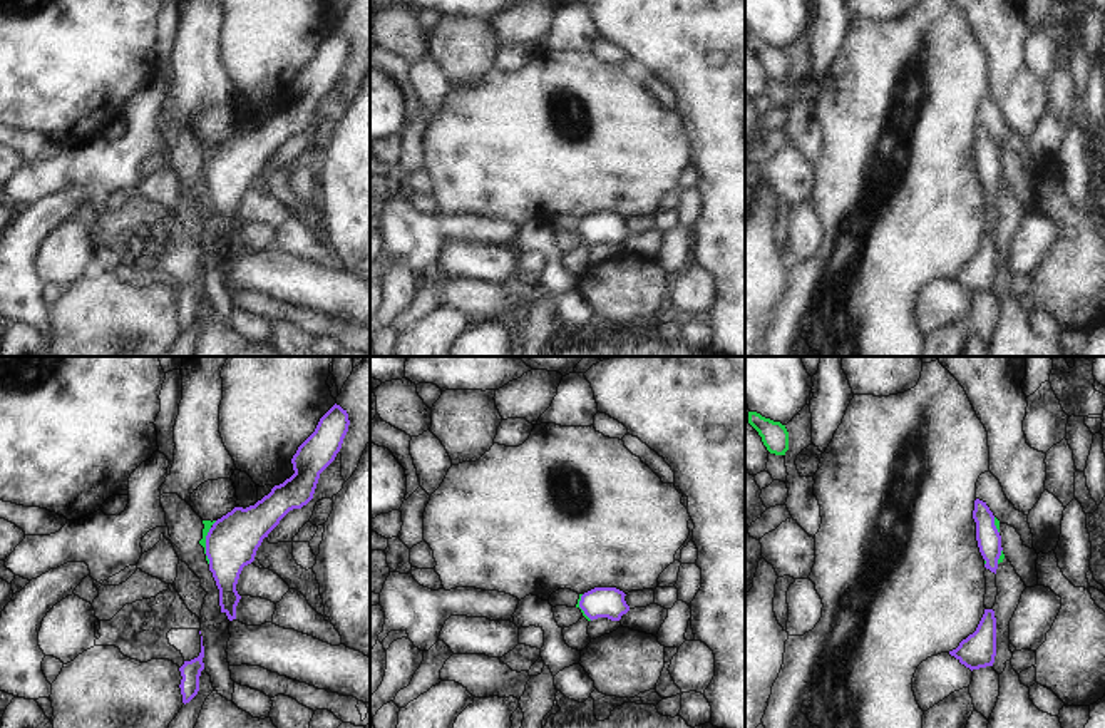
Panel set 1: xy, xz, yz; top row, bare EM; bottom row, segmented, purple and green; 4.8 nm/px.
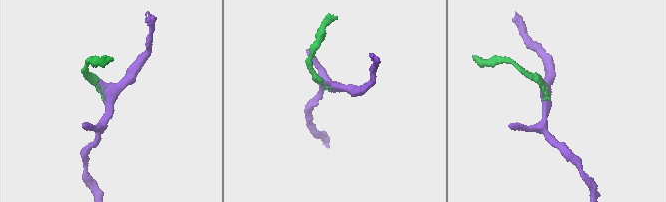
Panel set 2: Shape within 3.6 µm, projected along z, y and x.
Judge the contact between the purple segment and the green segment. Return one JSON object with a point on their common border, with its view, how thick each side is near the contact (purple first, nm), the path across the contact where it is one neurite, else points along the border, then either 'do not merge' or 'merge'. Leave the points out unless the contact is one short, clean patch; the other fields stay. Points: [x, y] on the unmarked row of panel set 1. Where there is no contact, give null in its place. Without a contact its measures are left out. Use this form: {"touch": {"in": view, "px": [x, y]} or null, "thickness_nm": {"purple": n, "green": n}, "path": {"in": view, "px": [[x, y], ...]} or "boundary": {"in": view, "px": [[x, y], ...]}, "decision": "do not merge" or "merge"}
{"touch": {"in": "xy", "px": [206, 171]}, "thickness_nm": {"purple": 240, "green": 40}, "path": {"in": "xy", "px": [[231, 168], [228, 171], [206, 171], [208, 149]]}, "decision": "merge"}

